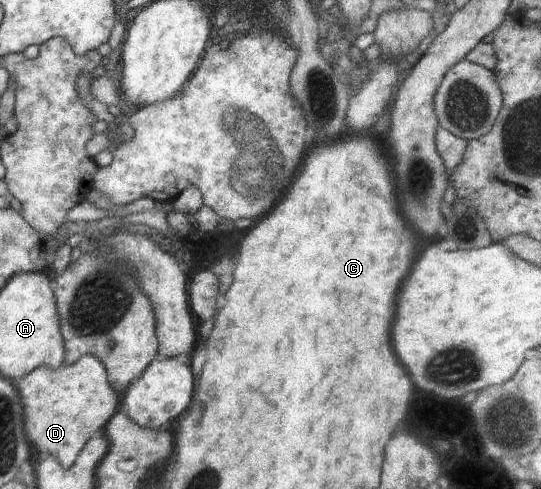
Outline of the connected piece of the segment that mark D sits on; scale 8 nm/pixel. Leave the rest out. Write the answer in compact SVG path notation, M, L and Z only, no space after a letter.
M90 354L83 355L73 364L62 365L58 369L40 366L22 376L16 383L23 405L24 431L28 441L36 447L41 456L54 456L64 468L72 467L80 450L87 441L102 433L108 420L120 409L119 393L116 393L107 380L105 365Z

